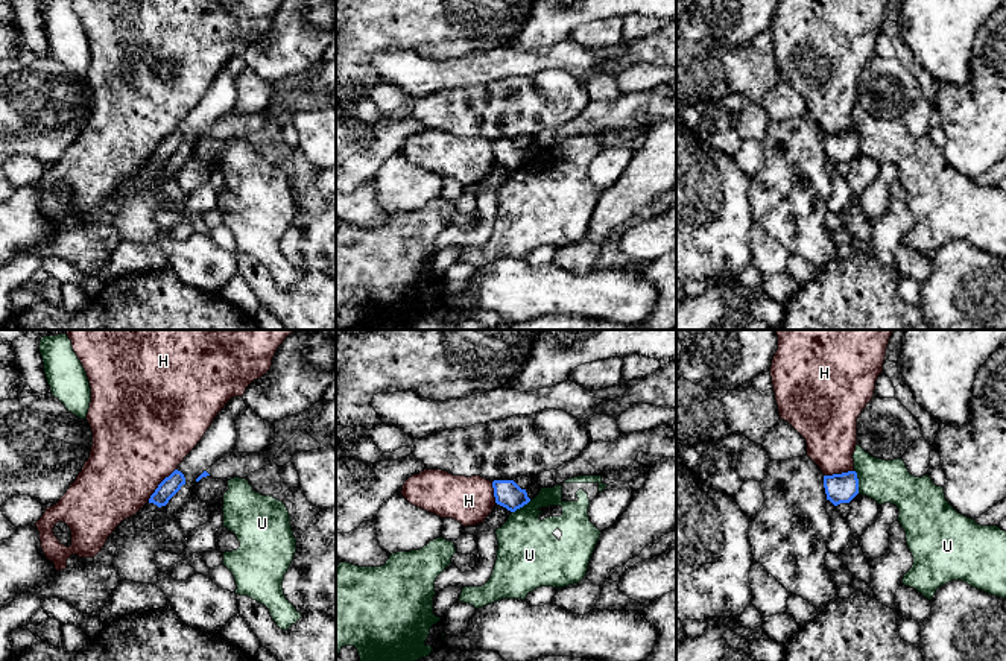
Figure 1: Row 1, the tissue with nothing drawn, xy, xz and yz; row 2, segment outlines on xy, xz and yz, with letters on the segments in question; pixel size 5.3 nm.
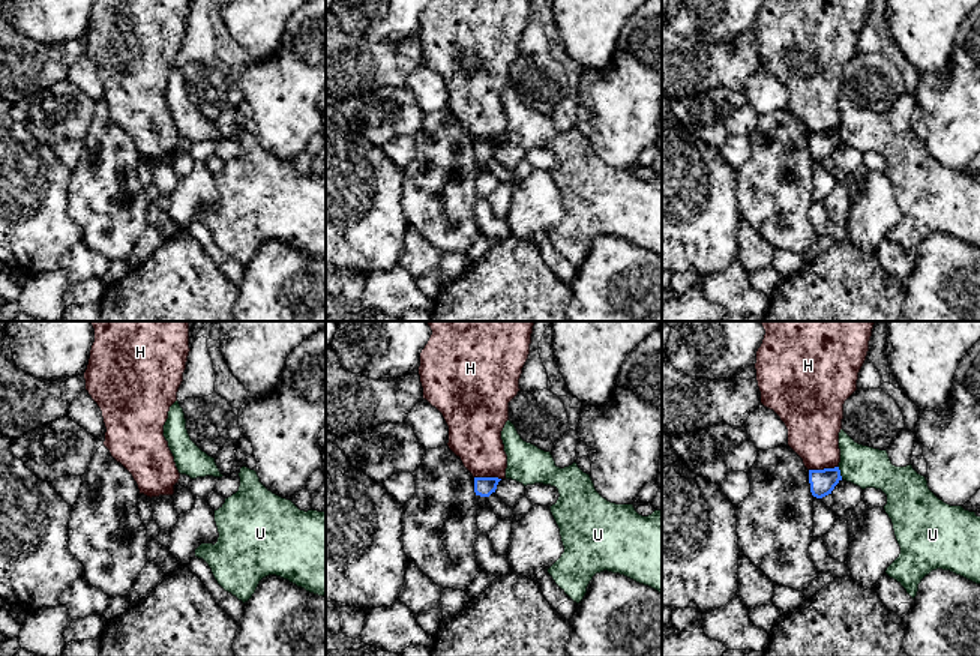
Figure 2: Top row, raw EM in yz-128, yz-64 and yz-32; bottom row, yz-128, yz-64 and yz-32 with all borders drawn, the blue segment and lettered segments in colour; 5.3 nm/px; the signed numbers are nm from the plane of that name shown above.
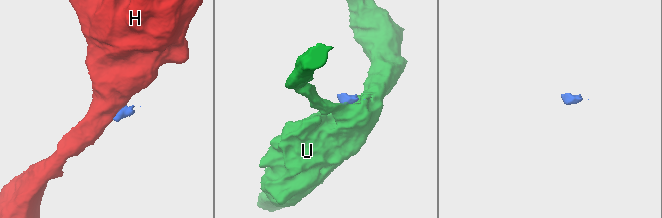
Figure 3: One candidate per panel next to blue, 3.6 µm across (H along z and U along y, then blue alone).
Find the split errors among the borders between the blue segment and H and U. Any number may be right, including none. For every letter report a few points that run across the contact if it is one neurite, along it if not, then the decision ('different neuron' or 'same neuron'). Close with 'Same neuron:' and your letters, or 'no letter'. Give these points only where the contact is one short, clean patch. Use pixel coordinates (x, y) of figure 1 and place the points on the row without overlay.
H: xy (175, 128), (148, 160) | different neuron
U: yz (854, 129), (859, 152) | different neuron
Same neuron: no letter

